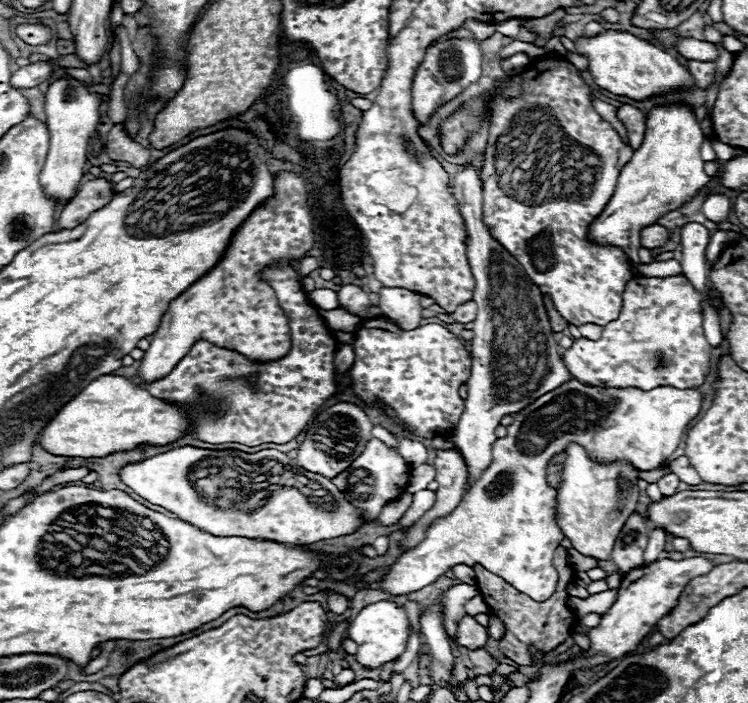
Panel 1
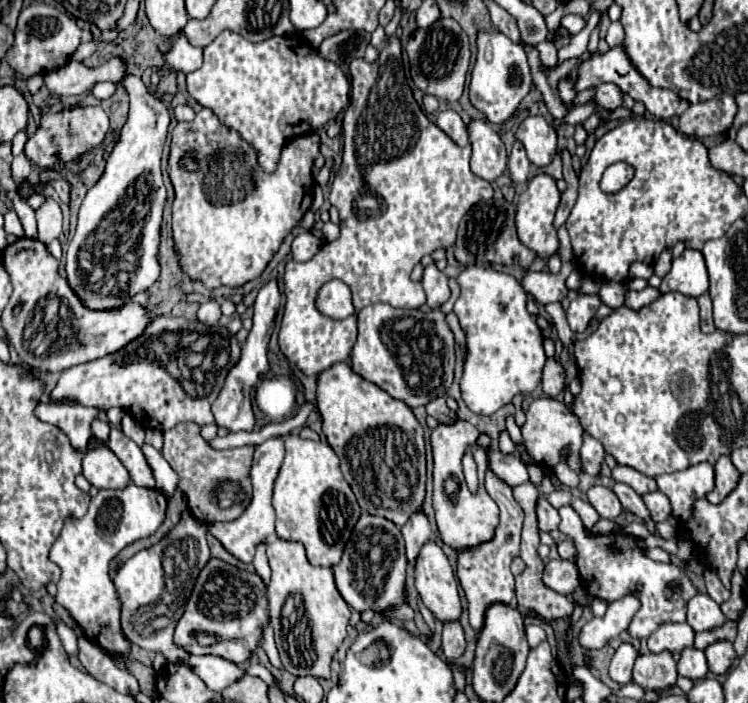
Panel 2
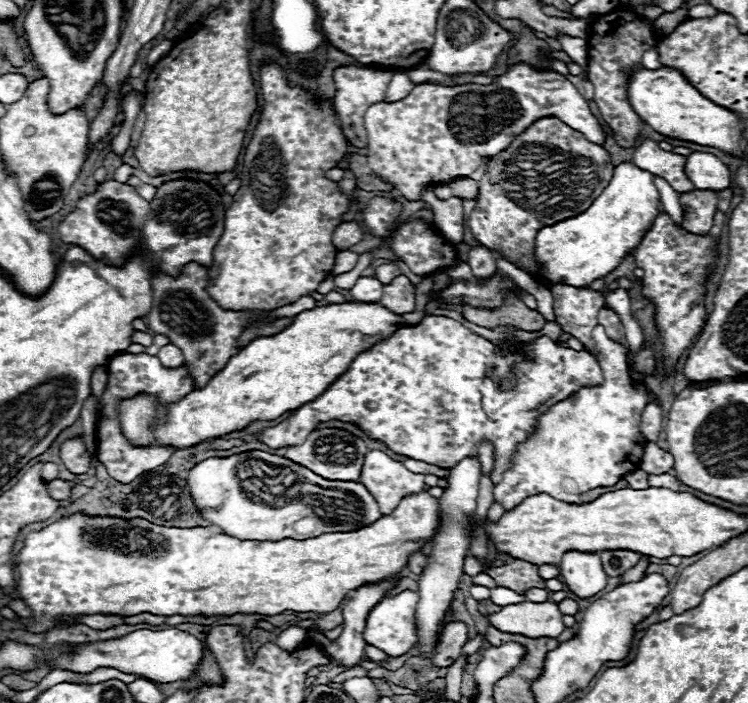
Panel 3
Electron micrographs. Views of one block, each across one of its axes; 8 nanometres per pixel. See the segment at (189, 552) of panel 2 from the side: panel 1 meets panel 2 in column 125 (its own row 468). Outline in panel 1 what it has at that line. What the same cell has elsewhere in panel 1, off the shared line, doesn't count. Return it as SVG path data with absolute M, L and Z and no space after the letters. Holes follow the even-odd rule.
M570 444L566 456L568 458L562 468L562 486L558 488L556 522L562 534L572 542L574 550L594 560L610 560L612 546L624 522L636 512L638 470L624 462L612 462L608 466L594 464L578 444Z

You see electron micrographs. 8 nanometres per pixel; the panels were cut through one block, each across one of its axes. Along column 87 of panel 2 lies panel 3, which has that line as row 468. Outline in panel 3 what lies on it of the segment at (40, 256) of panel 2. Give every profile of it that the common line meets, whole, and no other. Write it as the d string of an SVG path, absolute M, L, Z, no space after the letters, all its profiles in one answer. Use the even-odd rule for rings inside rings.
M318 428L308 434L304 444L288 448L284 456L326 480L360 480L366 452L368 452L368 448L362 438L358 438L346 430L340 430L340 428Z

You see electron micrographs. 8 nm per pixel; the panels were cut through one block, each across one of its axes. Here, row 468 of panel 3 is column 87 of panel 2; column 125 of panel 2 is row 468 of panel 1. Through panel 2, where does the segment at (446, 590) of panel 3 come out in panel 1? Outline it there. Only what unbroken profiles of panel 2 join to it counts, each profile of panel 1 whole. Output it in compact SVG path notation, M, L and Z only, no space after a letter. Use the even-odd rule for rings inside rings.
M472 166L456 174L450 192L458 200L466 220L466 254L476 280L474 302L478 304L478 314L470 324L474 338L470 342L472 372L466 380L468 398L464 400L462 420L452 434L452 444L468 468L468 490L492 462L494 430L500 418L520 412L542 394L572 380L572 376L566 372L562 356L558 354L558 342L552 336L554 332L542 302L542 292L526 276L514 256L490 236L482 222L482 182Z

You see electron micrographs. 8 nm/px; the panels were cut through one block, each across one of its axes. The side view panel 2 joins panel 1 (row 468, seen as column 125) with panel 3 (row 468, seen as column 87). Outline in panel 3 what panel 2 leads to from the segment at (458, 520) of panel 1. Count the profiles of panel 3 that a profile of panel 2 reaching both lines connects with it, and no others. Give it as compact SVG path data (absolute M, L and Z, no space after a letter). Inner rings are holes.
M600 324L592 336L600 350L604 384L598 388L582 388L540 416L540 432L530 442L518 446L520 452L514 468L494 486L494 500L506 510L520 504L526 496L540 492L562 502L580 504L580 494L598 486L612 486L640 464L646 444L640 434L640 414L654 394L646 386L636 386L630 380L622 344L610 340Z

